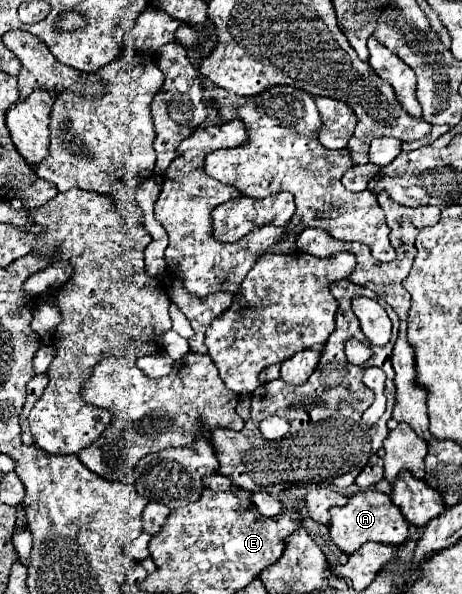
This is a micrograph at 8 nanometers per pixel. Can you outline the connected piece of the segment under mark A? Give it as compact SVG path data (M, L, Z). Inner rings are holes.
M366 490L350 496L346 506L330 508L330 516L330 538L344 554L352 554L368 540L394 546L402 544L408 538L408 524L404 522L402 512L392 504L388 494L378 490Z

